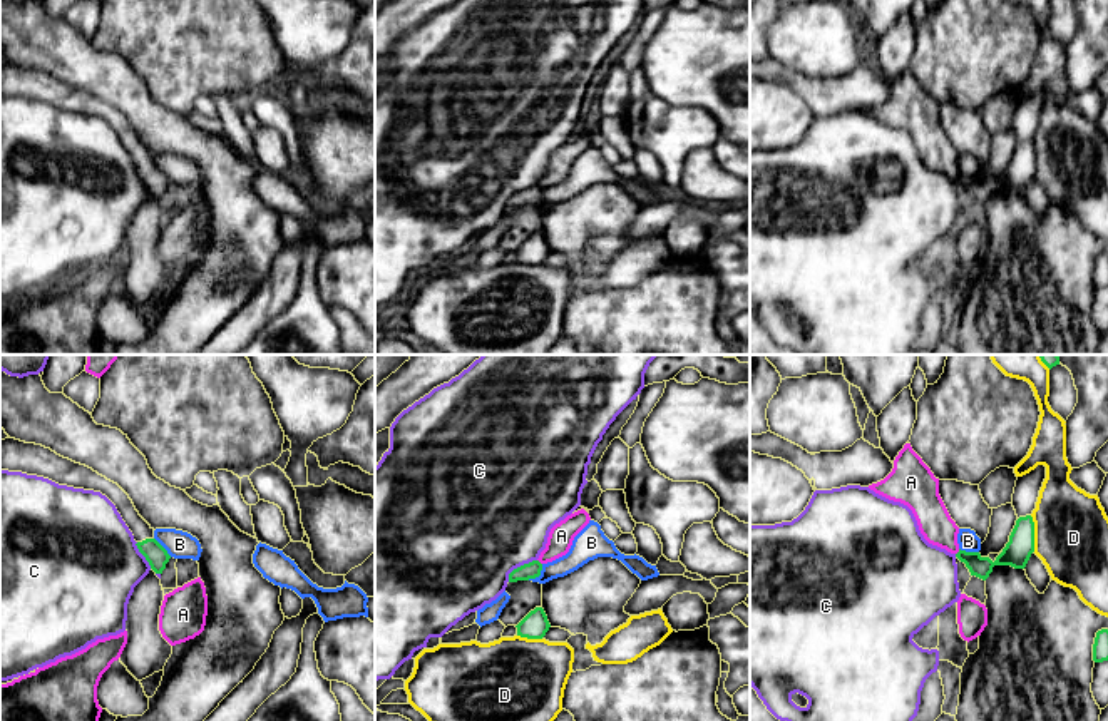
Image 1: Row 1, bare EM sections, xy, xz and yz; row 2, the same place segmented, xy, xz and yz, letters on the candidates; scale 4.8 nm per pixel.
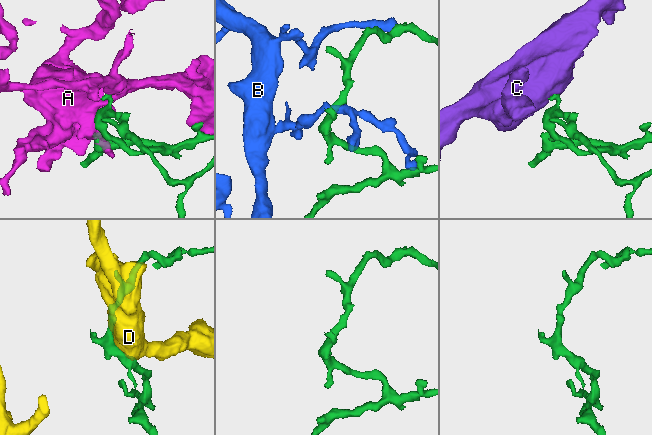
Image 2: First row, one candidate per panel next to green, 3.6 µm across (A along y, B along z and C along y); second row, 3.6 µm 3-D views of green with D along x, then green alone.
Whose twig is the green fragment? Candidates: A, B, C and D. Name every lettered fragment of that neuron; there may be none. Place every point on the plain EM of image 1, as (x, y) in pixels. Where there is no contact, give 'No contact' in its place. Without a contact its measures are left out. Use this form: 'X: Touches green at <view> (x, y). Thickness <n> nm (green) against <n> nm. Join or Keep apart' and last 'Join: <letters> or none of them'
A: Touches green at yz (958, 178). Thickness 100 nm (green) against 160 nm. Keep apart
B: Touches green at xz (538, 201). Thickness 80 nm (green) against 120 nm. Keep apart
C: Touches green at xz (521, 191). Thickness 80 nm (green) against 500 nm. Keep apart
D: Touches green at yz (1033, 159). Thickness 130 nm (green) against 360 nm. Keep apart
Join: none of them

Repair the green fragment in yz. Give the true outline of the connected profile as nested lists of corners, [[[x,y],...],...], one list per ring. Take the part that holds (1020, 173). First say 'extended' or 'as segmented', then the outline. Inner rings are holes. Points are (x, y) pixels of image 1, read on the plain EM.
as segmented; [[[1026,141],[1016,146],[1016,151],[1009,161],[1009,167],[994,187],[989,182],[982,182],[979,177],[966,177],[961,174],[956,182],[966,189],[971,201],[986,206],[994,191],[1011,191],[1014,194],[1024,194],[1033,177],[1034,147],[1031,141]]]

